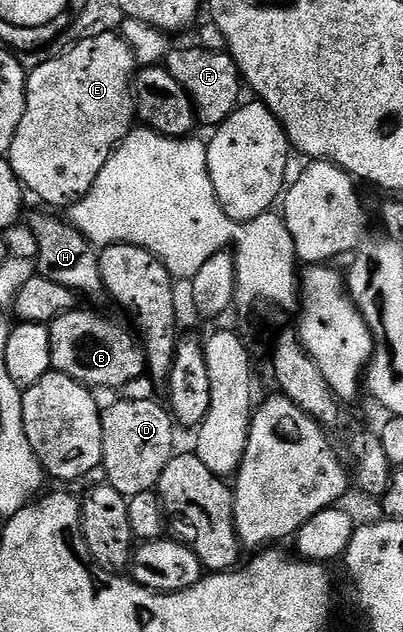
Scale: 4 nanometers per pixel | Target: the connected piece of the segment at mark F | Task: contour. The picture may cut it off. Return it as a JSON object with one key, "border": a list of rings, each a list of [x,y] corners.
{"border":[[[192,46],[192,48],[172,47],[168,51],[165,66],[169,70],[169,74],[173,74],[173,78],[177,78],[177,82],[181,82],[185,94],[189,94],[200,125],[218,126],[225,122],[241,104],[239,68],[227,52],[210,52],[198,46]]]}

